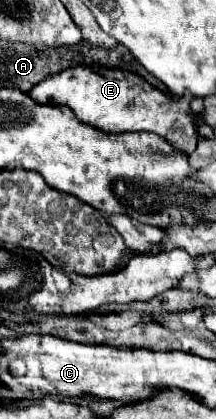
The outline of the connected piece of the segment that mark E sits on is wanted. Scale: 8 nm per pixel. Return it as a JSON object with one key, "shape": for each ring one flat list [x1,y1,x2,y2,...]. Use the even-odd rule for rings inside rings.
{"shape":[[71,67,61,71,59,75,37,83,29,97,35,103,49,103,49,105,67,105,83,123,89,123,97,129,109,133,123,133,123,131,151,131,159,137,167,139,175,149,191,155,197,147,197,127,195,115,191,111,191,93,185,93,179,99,165,95,163,91,155,89,143,77,109,67]]}

